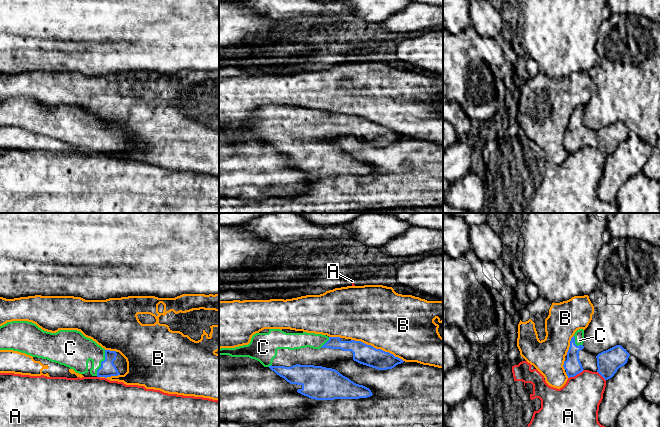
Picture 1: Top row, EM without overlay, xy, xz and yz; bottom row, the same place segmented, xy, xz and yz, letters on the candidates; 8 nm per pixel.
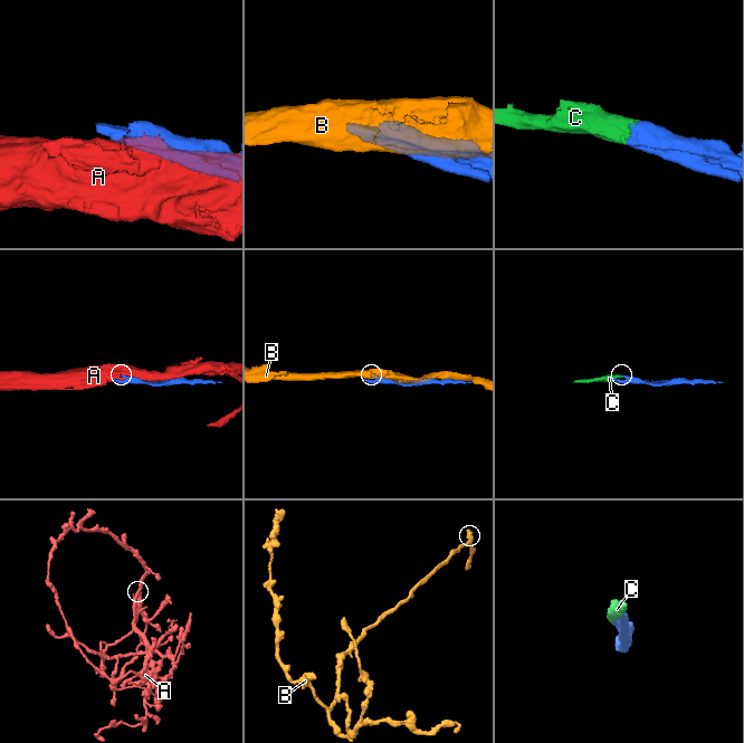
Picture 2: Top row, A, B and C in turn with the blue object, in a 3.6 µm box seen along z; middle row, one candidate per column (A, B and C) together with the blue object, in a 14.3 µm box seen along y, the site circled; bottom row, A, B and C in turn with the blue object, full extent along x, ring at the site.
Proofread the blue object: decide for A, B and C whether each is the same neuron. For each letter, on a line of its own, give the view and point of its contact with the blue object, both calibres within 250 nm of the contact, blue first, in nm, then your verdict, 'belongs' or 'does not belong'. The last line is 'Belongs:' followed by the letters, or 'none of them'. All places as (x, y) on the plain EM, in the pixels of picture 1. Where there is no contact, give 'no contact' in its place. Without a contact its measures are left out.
A: yz (575, 151) | 140/380 nm | does not belong
B: xz (377, 125) | 160/480 nm | does not belong
C: xy (101, 139) | 120/280 nm | belongs
Belongs: C

